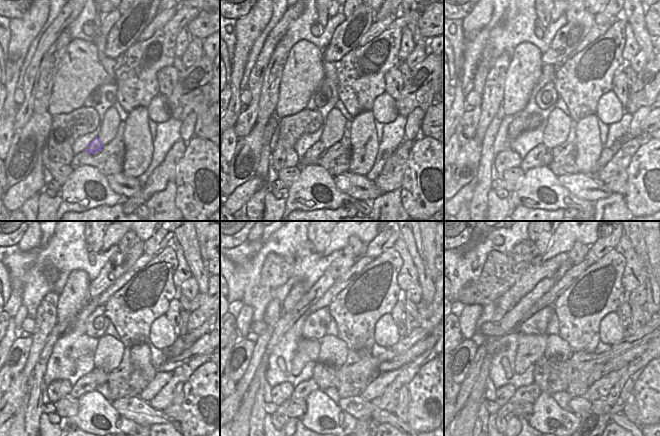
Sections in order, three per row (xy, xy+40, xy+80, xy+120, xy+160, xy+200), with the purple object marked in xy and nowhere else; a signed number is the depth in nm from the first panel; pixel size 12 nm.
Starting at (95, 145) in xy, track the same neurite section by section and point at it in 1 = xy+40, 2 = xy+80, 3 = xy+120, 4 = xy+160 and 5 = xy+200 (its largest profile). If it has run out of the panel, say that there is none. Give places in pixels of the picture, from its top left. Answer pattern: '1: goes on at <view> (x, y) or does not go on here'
1: goes on at xy+40 (318, 149)
2: goes on at xy+80 (539, 156)
3: goes on at xy+120 (92, 381)
4: goes on at xy+160 (304, 388)
5: goes on at xy+200 (530, 393)

